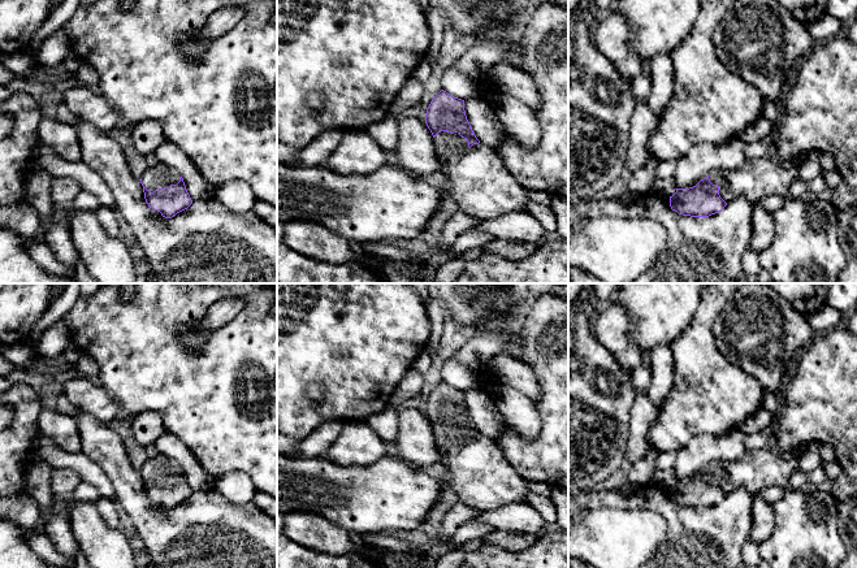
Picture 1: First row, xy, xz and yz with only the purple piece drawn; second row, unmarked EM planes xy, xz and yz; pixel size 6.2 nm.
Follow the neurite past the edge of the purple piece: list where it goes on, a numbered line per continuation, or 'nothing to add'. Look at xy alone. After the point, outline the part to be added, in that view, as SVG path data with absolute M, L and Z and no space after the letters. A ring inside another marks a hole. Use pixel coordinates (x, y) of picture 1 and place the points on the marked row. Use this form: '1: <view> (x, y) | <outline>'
1: xy (160, 176) | M159 162L152 168L147 168L142 175L143 186L153 192L156 188L169 187L170 185L177 185L179 182L179 174Z

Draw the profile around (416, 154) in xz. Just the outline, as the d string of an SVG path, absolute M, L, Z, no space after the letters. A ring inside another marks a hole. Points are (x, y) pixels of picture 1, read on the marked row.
M402 116L398 118L398 133L398 146L390 153L394 165L416 177L442 172L434 138L425 122Z

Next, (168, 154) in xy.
M165 139L153 151L159 162L174 169L183 178L186 190L192 201L215 198L215 190L200 174L196 165L177 144Z

